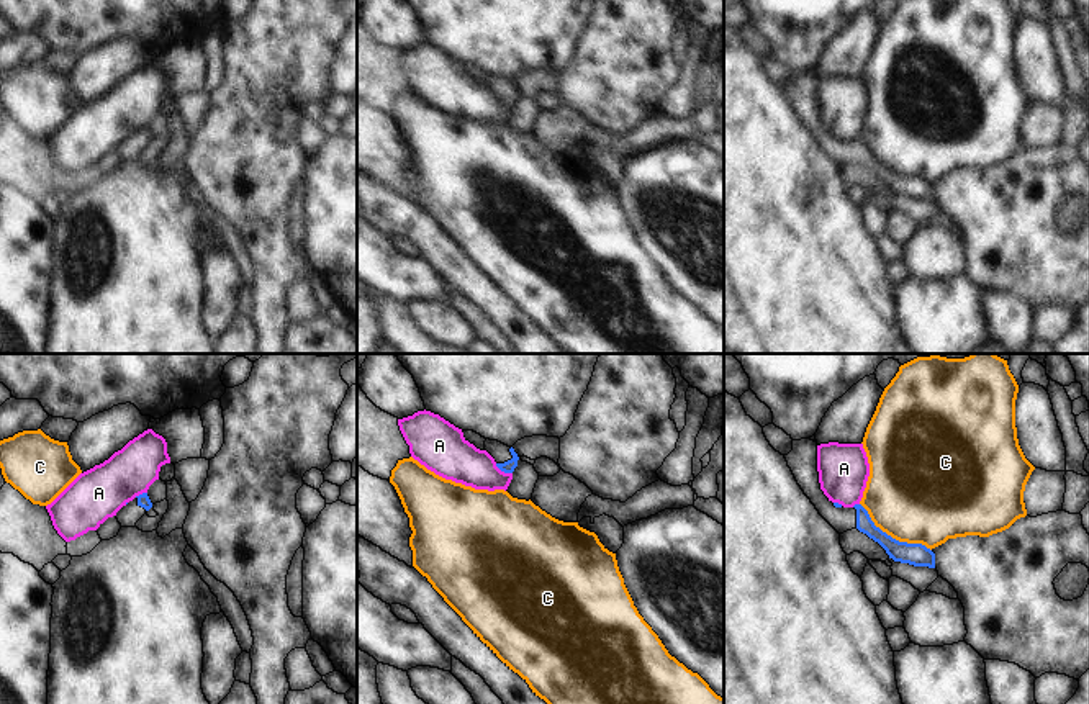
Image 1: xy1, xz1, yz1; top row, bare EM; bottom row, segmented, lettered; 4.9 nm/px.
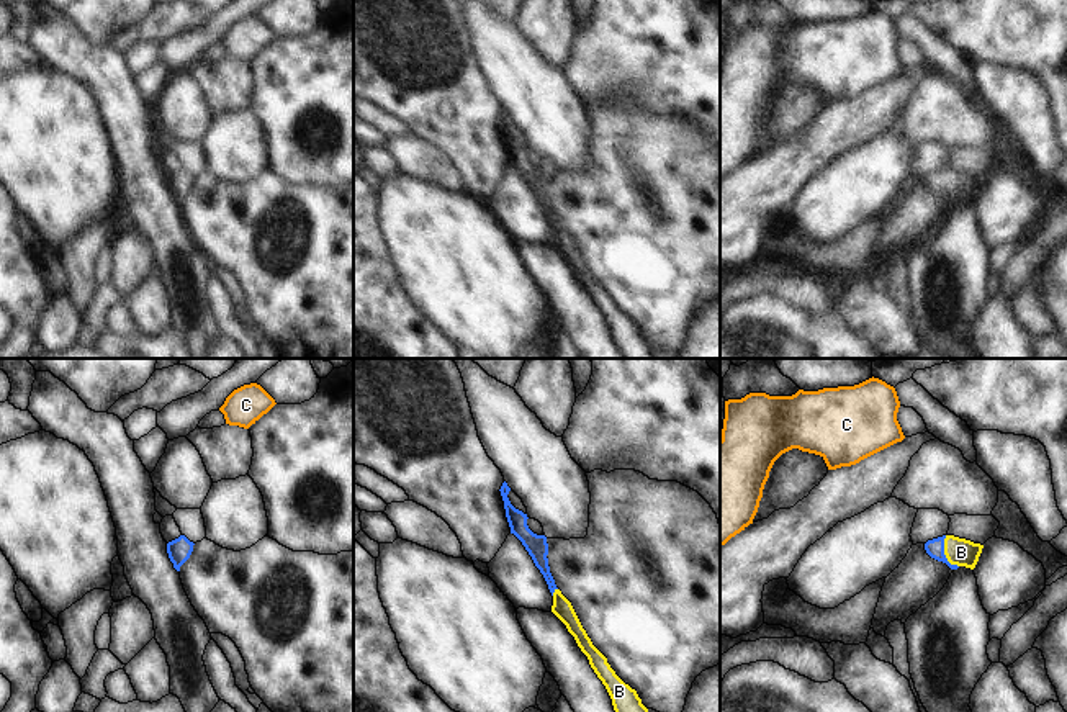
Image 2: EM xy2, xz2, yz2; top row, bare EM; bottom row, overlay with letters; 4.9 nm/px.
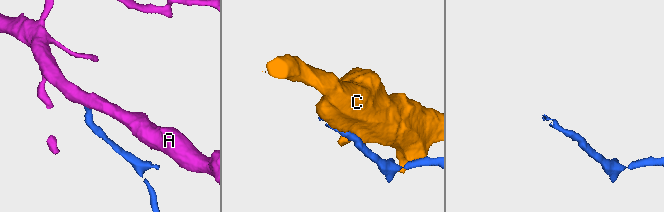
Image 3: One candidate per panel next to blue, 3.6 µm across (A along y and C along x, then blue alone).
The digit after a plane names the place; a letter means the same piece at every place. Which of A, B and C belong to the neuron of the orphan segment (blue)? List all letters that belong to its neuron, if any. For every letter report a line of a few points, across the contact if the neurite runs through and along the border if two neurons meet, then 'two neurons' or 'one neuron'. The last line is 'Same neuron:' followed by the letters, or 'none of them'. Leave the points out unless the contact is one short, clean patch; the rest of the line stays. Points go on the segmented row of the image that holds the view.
A: line xz1 (495, 464), (511, 473); two neurons
B: line yz2 (935, 549), (943, 554), (961, 552); one neuron
C: two neurons
Same neuron: B

